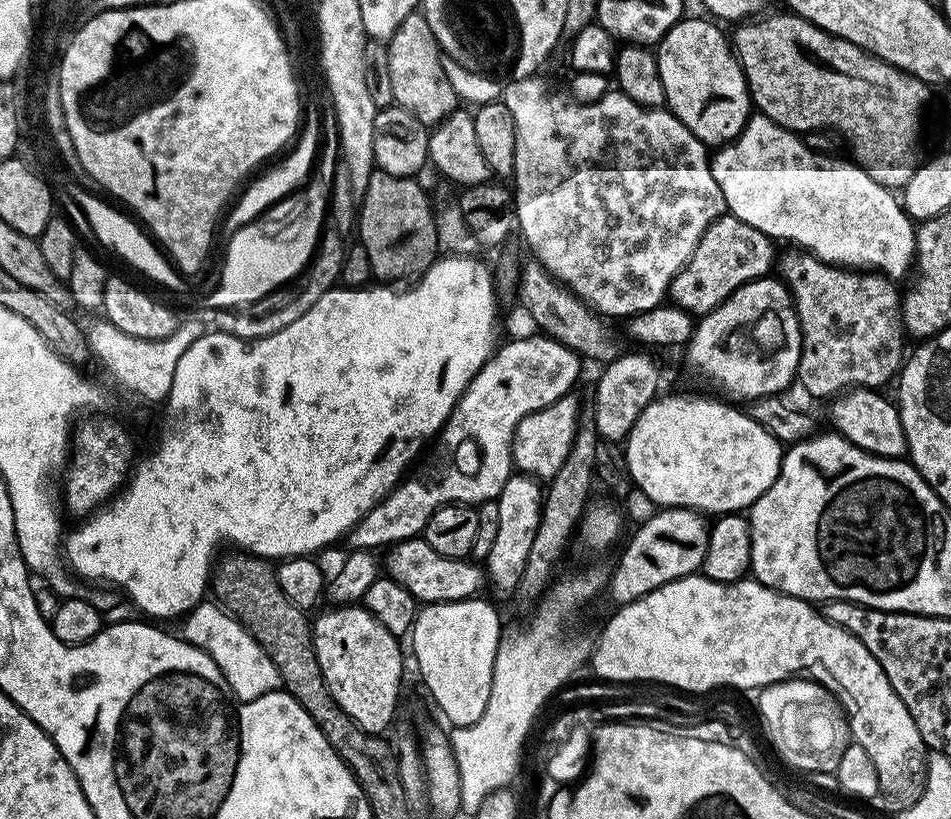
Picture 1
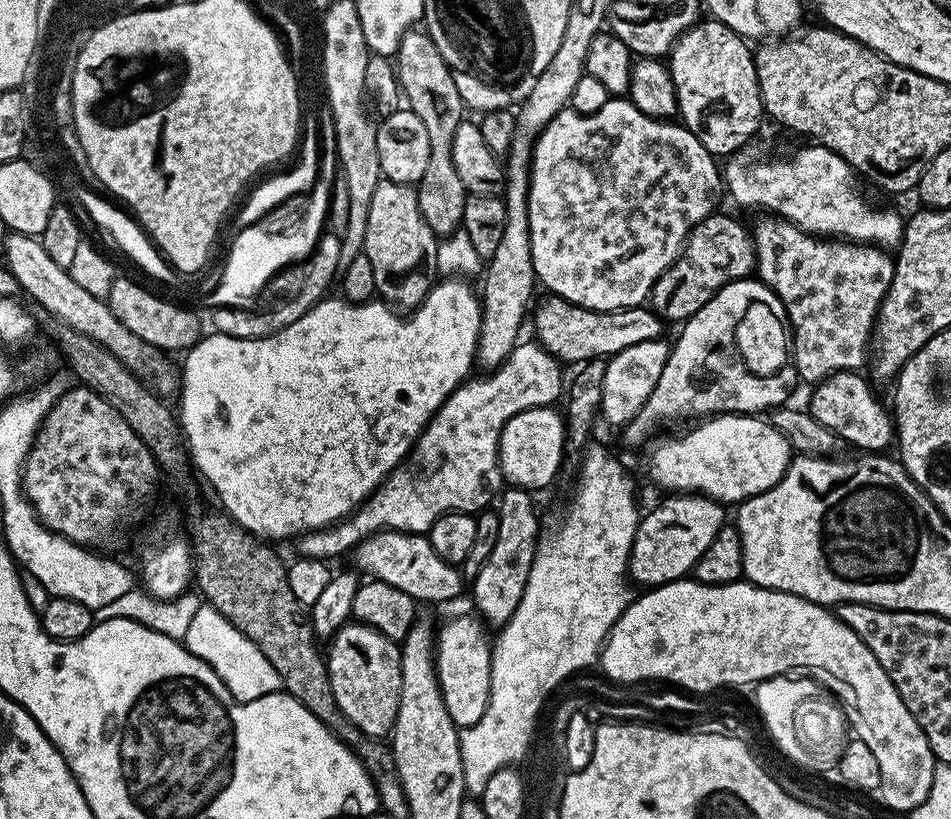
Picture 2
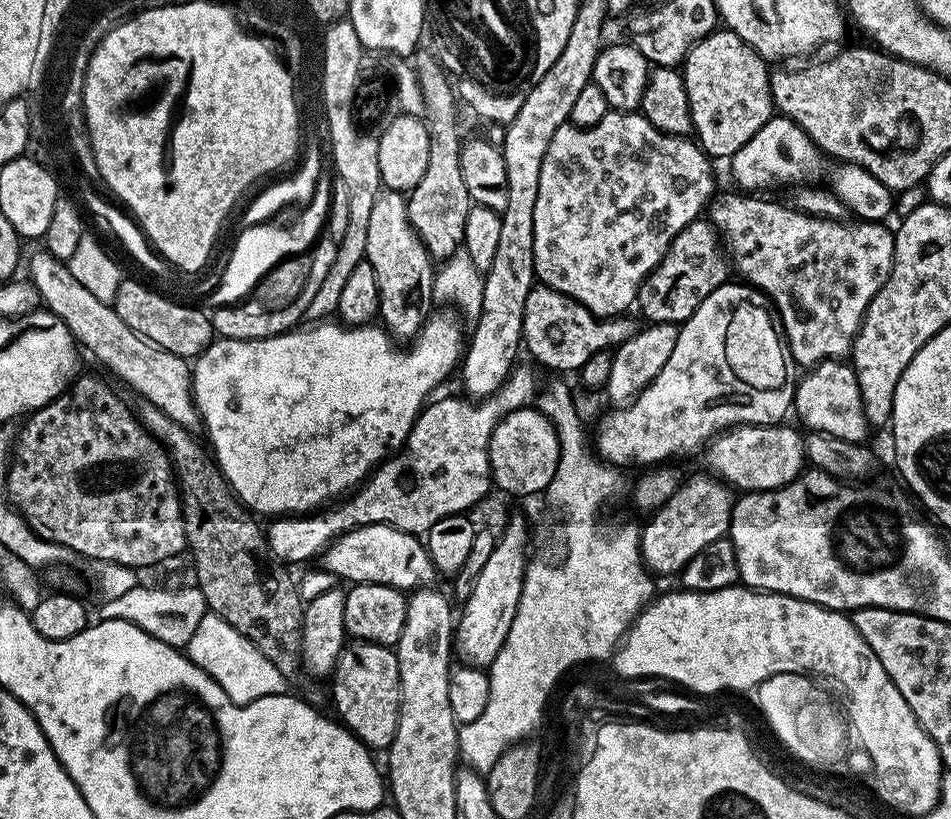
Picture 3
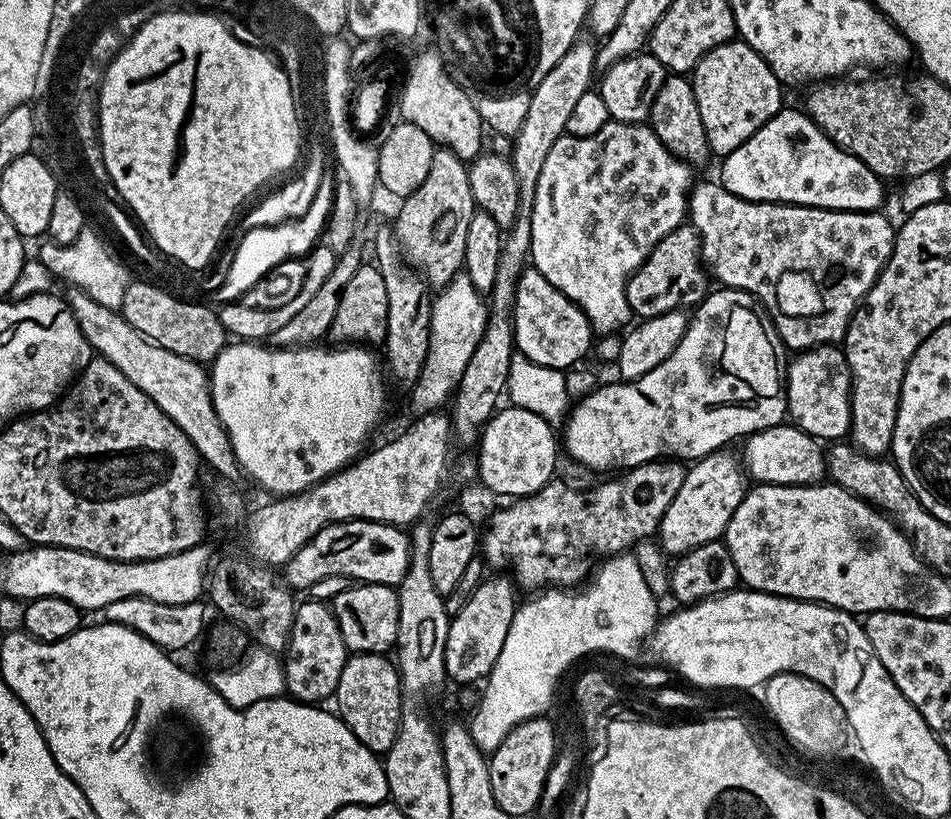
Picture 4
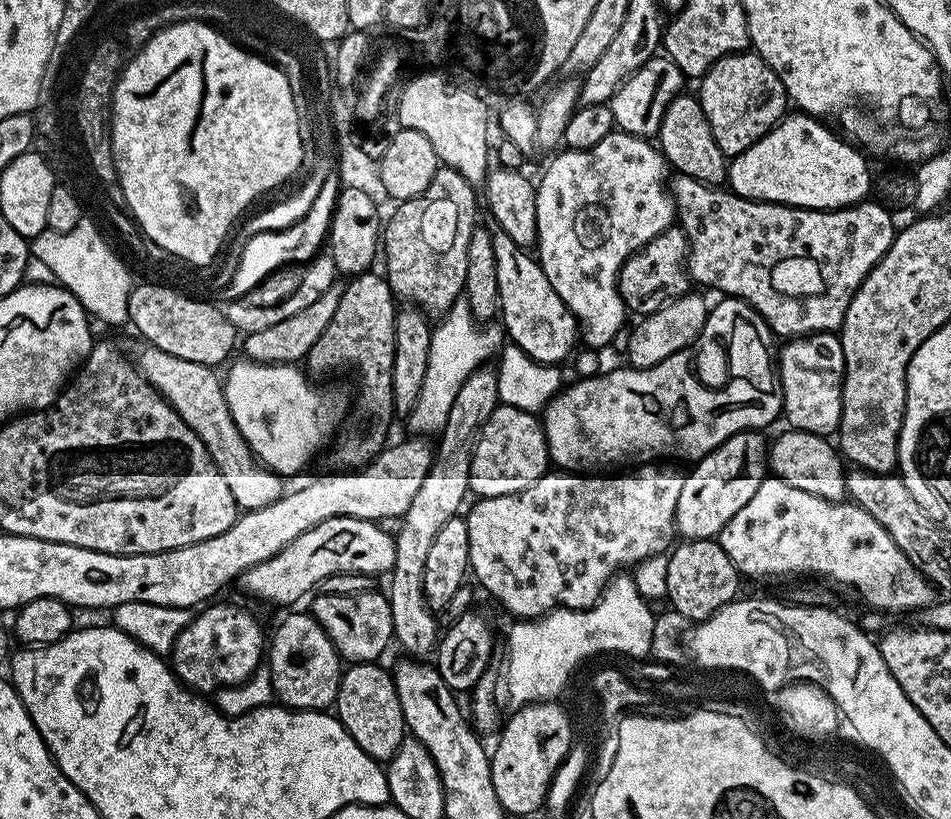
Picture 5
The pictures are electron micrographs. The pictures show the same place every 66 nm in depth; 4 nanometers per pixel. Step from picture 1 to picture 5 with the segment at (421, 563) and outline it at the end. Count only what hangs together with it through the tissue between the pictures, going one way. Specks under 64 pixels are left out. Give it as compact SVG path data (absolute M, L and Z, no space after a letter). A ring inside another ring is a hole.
M345 516L330 518L306 530L302 538L294 538L294 542L286 545L274 558L266 558L266 562L258 562L258 566L247 568L242 577L244 588L250 595L268 604L296 606L304 595L307 597L324 579L331 576L351 574L376 578L379 572L391 573L396 542L393 533L384 528L387 527L375 520Z

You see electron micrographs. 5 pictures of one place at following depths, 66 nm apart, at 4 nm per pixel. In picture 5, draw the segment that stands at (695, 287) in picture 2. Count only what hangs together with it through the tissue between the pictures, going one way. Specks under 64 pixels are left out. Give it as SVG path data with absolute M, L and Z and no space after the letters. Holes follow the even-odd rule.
M673 226L658 234L649 244L644 244L629 256L620 268L616 285L620 287L620 297L624 299L625 309L637 312L643 318L658 311L663 304L689 295L690 277L688 275L688 239L683 228Z

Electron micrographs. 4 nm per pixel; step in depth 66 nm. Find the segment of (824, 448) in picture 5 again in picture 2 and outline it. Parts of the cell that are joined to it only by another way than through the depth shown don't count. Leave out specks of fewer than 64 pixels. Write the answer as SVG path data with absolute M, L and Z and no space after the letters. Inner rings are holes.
M756 414L709 416L692 426L685 436L662 441L648 456L648 472L658 487L665 488L665 493L703 494L725 506L736 506L741 500L749 500L770 490L770 486L777 484L786 474L788 465L794 459L790 442L786 442L786 438L782 438L782 434L778 434L778 430L774 430L767 419Z

